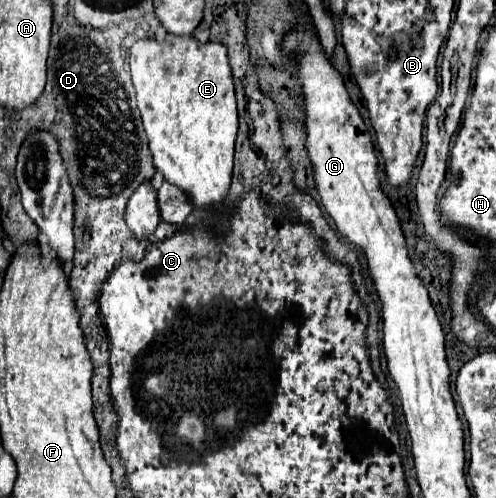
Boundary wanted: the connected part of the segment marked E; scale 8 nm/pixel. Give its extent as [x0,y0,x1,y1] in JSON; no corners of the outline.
[130,33,238,207]

